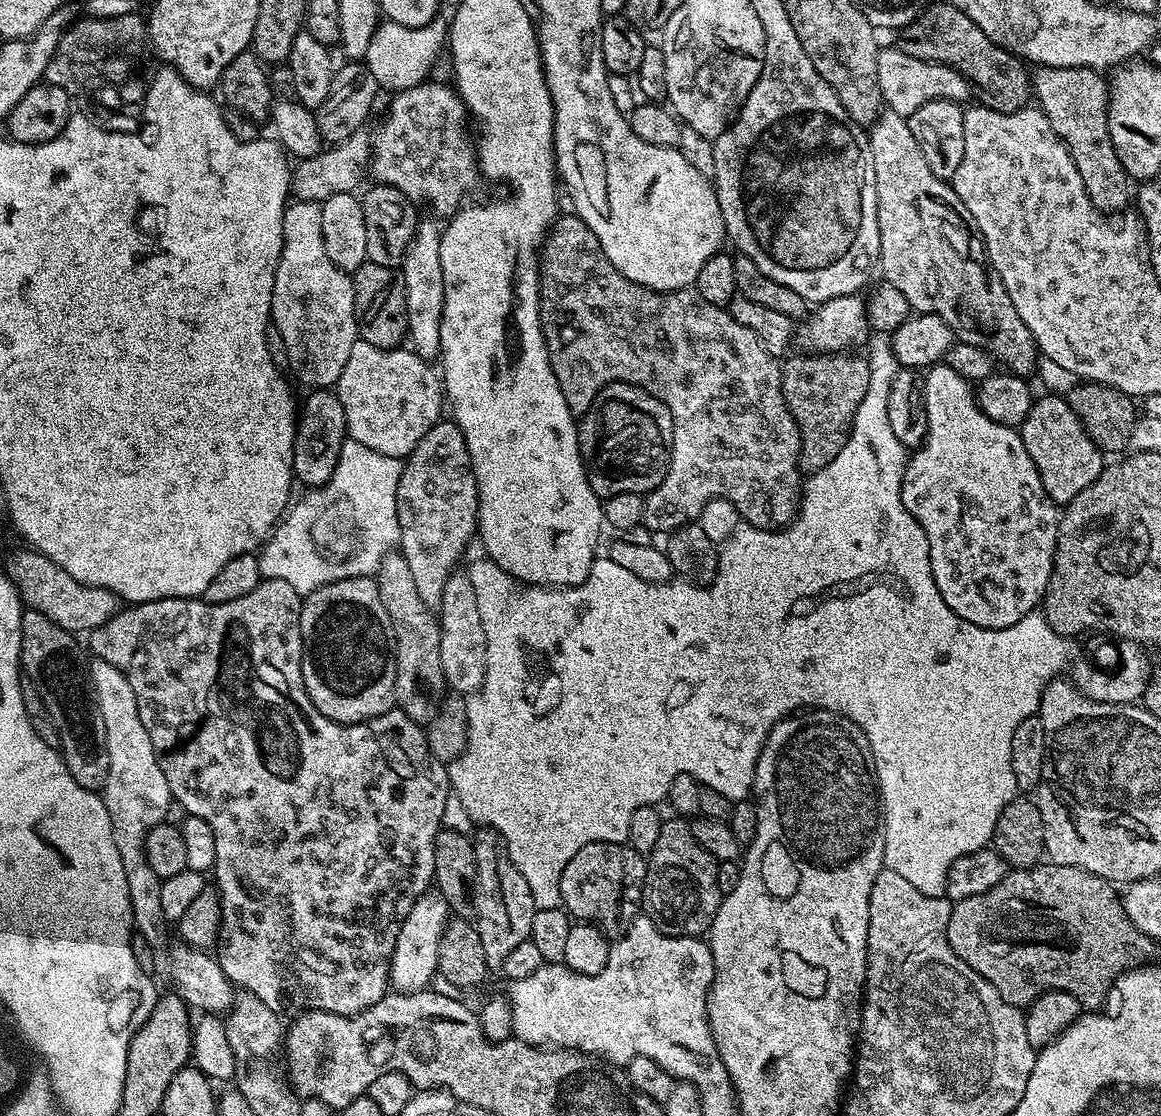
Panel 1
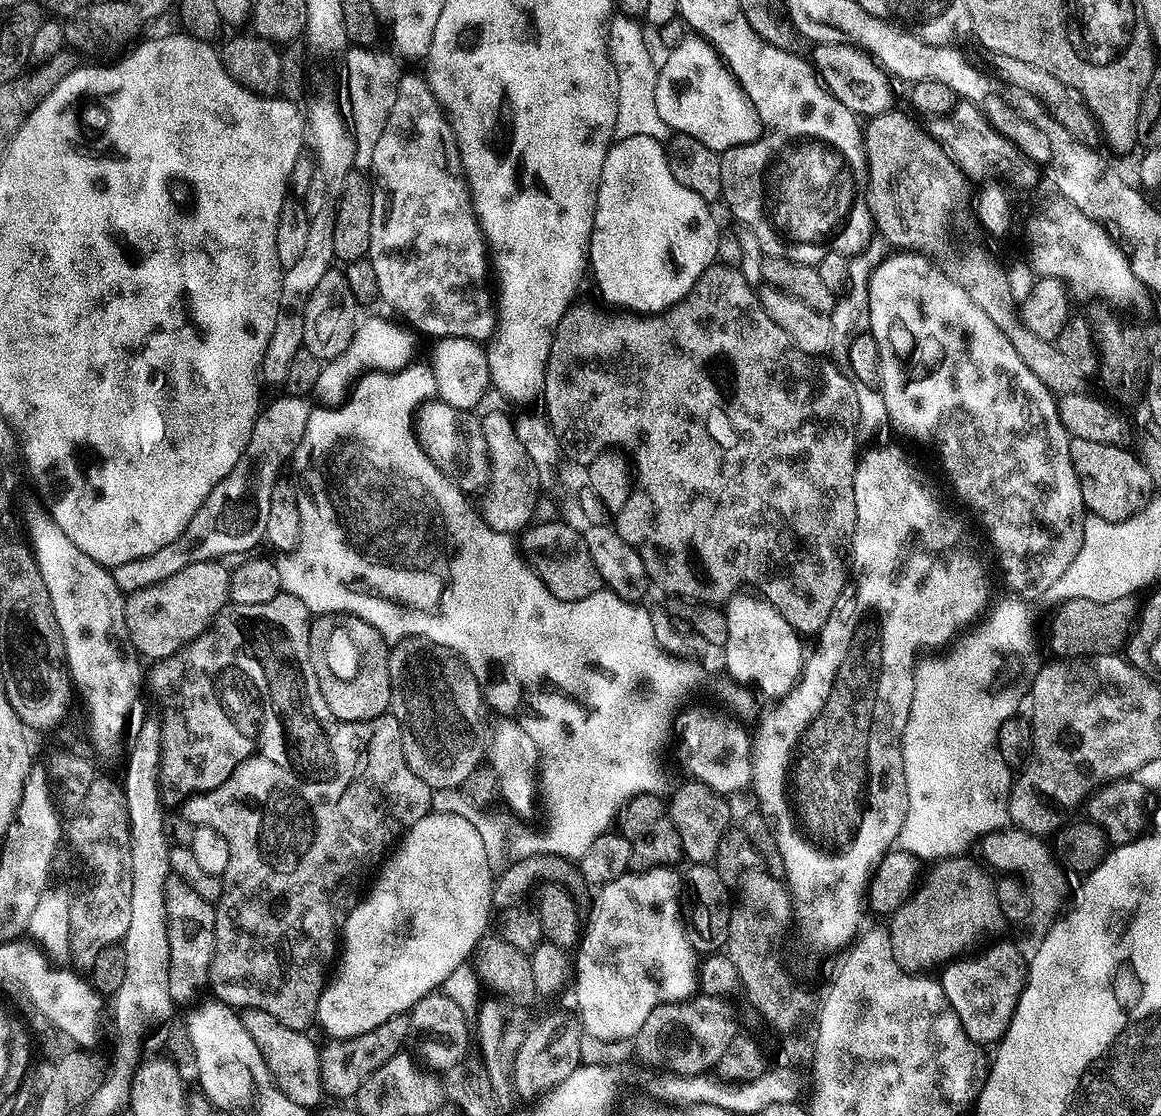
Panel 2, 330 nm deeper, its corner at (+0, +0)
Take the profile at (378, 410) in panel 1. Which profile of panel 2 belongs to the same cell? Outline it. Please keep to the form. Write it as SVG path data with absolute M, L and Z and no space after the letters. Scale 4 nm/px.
M437 398L425 400L415 410L414 431L426 458L466 494L479 493L488 483L488 451L482 438L480 420L471 411L460 411Z

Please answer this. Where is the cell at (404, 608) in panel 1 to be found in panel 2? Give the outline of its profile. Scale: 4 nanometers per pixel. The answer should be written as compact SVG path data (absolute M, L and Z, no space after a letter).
M408 636L405 640L397 640L391 645L388 654L388 665L390 666L390 690L392 691L391 715L398 718L400 729L402 730L402 750L406 754L406 762L410 766L410 770L414 770L414 774L418 774L418 778L422 778L422 782L429 784L434 790L441 788L459 789L466 782L466 778L470 778L470 774L474 774L474 770L482 763L486 756L486 744L482 739L480 741L480 731L484 728L484 712L486 713L486 705L480 694L480 687L474 678L474 674L468 669L468 665L452 652L446 646L438 646L434 642L425 640L423 636Z

